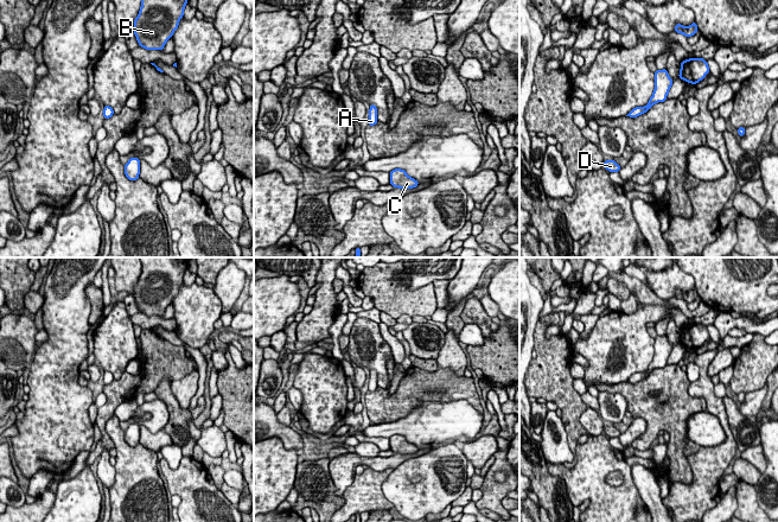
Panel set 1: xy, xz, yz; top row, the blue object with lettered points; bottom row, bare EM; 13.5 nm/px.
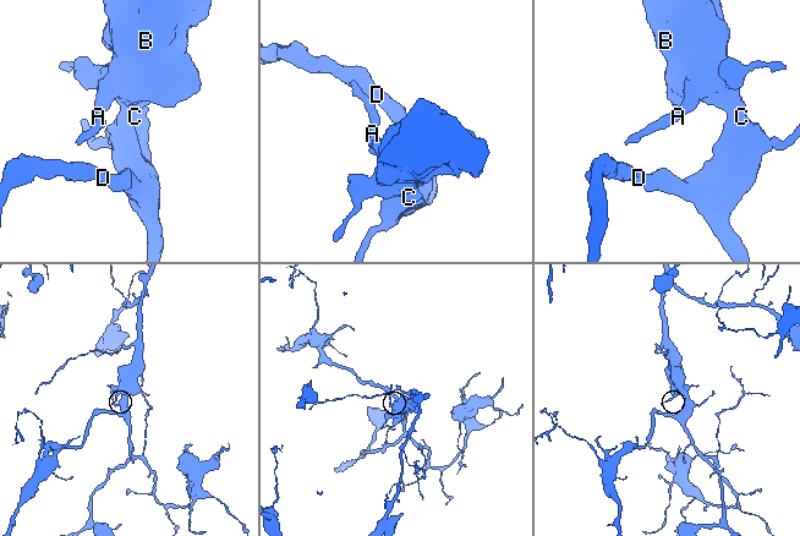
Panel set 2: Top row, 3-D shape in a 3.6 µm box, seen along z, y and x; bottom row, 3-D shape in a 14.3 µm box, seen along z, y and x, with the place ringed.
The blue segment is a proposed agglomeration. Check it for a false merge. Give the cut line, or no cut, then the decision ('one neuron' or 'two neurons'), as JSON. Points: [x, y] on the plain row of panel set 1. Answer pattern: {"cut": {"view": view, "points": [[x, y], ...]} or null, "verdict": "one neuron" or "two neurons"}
{"cut": null, "verdict": "one neuron"}

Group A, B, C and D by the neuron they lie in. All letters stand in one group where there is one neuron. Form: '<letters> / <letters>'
A B C D

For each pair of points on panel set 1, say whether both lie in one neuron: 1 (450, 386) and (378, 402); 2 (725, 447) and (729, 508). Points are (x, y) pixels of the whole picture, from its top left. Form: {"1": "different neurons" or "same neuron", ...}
{"1": "same neuron", "2": "different neurons"}

